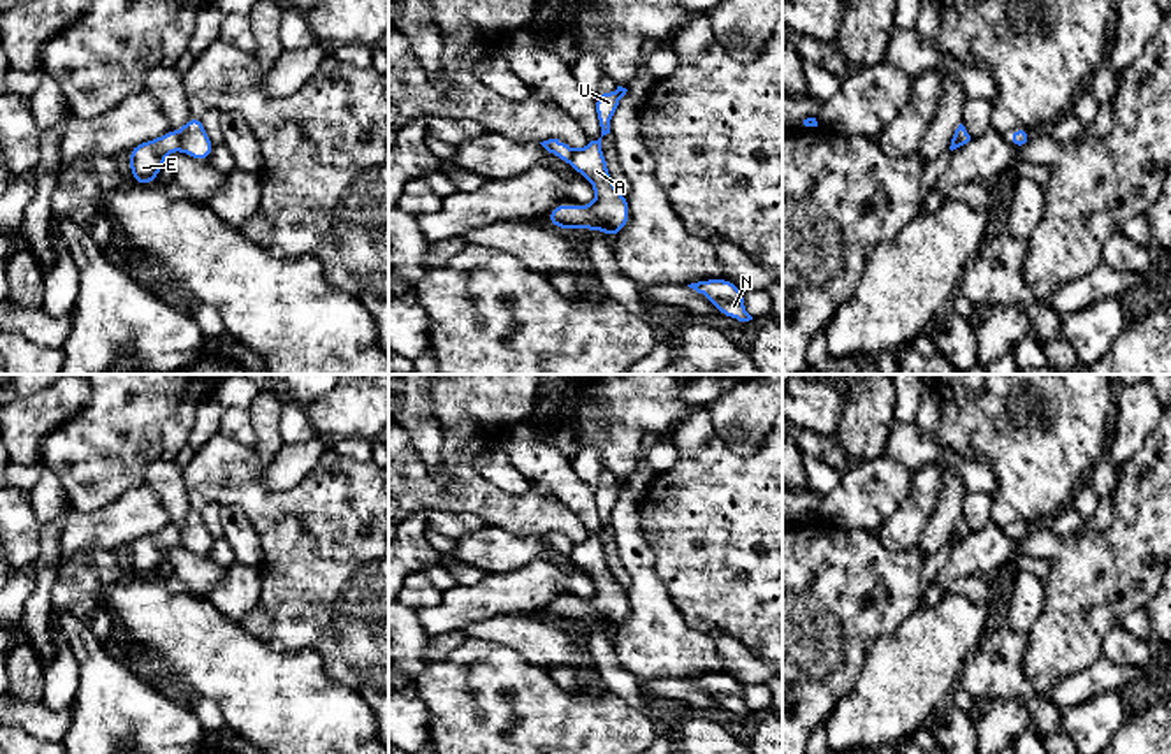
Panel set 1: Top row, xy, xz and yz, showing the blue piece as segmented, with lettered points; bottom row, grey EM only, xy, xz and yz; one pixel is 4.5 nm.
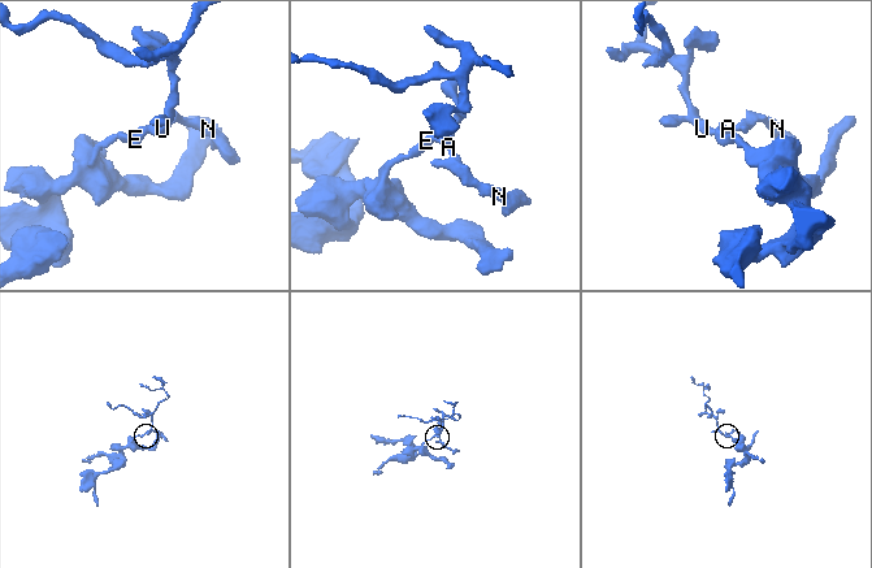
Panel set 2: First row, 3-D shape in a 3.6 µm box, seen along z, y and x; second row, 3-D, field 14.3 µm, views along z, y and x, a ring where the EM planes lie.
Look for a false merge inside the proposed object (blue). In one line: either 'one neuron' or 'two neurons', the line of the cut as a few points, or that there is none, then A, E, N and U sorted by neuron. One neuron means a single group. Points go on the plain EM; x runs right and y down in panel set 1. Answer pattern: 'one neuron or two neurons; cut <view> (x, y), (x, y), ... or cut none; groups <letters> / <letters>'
two neurons; cut xy (176, 526), (181, 542); groups A N U / E

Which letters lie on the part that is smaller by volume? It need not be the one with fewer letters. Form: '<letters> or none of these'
A, N, U

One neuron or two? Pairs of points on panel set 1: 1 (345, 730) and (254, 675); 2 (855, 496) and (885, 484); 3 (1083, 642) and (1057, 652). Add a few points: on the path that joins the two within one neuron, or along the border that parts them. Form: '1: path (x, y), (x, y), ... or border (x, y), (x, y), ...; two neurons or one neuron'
1: path (322, 730), (312, 730), (276, 698); one neuron
2: path (862, 496), (878, 487); one neuron
3: path (1076, 642), (1064, 645); one neuron

